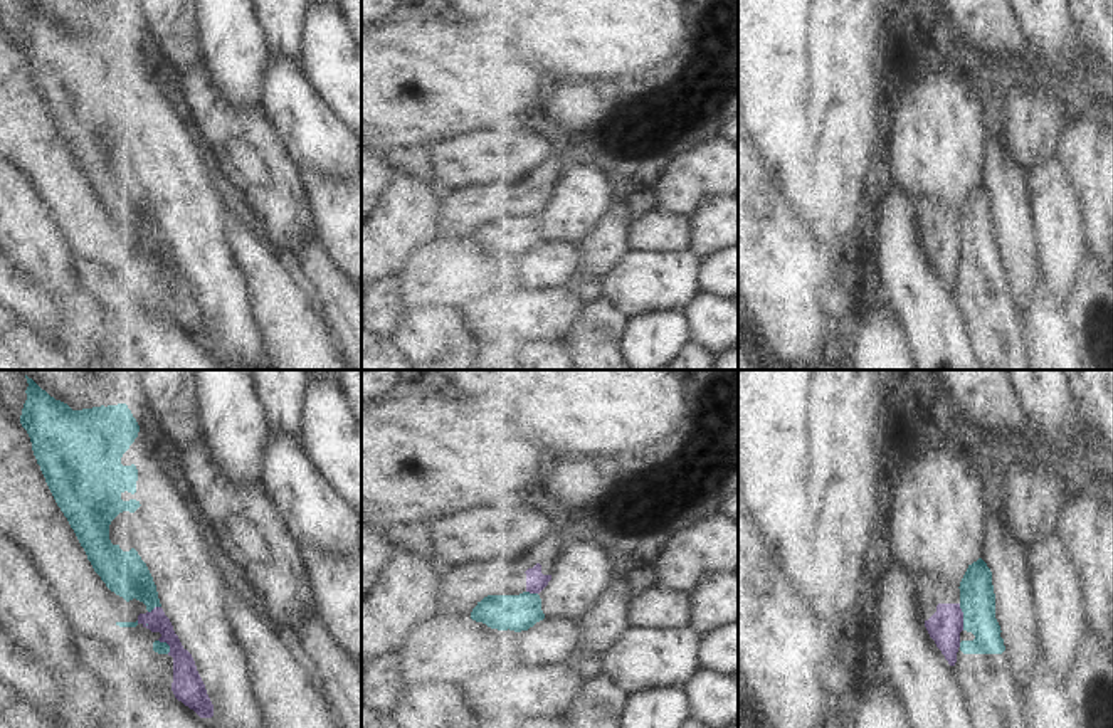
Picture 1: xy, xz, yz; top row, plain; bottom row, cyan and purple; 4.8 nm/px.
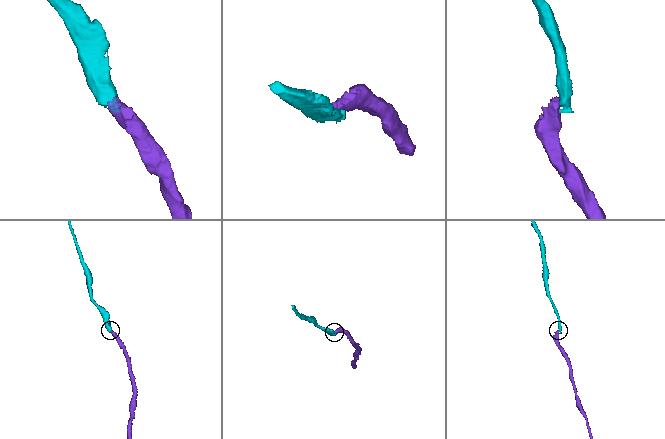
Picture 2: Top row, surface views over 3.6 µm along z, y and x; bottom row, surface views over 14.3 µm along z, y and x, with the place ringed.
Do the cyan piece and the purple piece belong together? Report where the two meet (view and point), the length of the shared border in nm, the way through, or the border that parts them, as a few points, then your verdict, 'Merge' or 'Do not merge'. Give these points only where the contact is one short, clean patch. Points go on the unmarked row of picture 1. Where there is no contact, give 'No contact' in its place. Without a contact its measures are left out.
Touches cyan at yz (964, 241). Shared border 130 nm. Boundary: yz (959, 227), (964, 253). Do not merge

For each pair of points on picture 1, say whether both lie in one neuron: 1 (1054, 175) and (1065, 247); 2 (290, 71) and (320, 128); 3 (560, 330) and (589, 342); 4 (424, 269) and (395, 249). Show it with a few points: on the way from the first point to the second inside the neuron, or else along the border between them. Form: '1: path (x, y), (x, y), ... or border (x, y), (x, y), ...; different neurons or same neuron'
1: path (1054, 194), (1060, 229); same neuron
2: path (290, 84), (291, 100), (306, 115); same neuron
3: border (587, 305), (567, 345); different neurons
4: border (439, 236), (422, 244), (397, 274); different neurons

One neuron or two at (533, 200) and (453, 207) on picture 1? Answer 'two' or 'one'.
one

